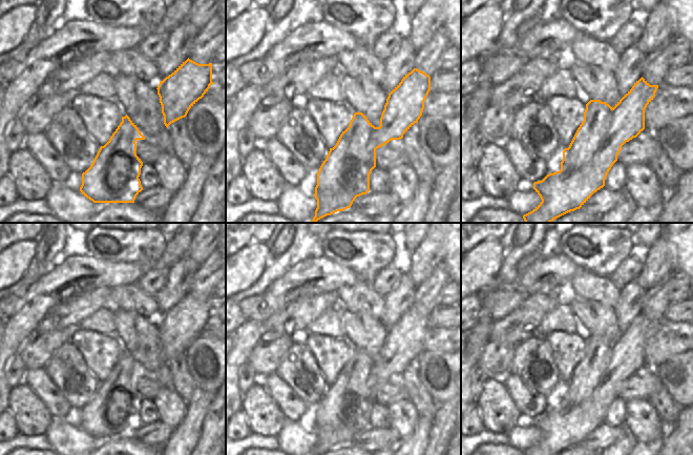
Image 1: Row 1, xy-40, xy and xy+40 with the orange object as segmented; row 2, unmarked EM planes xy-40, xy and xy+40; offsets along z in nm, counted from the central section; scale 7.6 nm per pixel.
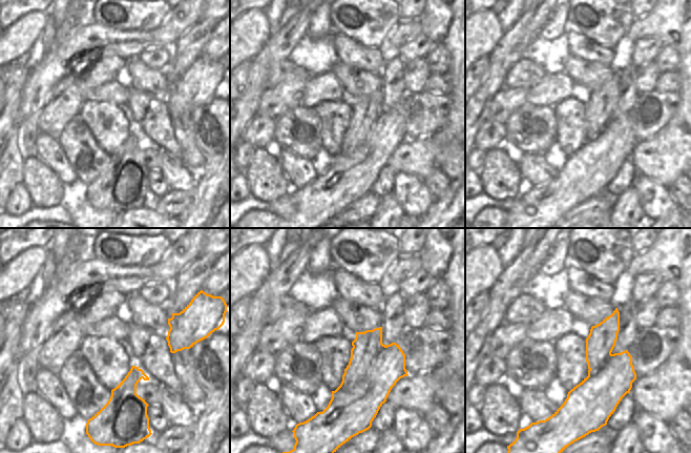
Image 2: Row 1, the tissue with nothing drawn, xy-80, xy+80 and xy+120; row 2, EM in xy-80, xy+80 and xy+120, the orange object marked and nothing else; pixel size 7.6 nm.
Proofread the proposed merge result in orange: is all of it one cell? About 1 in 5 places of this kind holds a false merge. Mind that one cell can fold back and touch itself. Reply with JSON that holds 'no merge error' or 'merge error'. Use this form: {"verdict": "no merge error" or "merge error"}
{"verdict": "merge error"}

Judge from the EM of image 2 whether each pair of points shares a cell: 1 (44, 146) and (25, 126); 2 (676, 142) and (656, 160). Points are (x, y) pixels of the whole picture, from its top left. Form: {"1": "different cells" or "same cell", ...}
{"1": "different cells", "2": "same cell"}

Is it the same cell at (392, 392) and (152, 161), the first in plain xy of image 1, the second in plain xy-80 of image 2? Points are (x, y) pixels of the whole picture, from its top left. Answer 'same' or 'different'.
same

